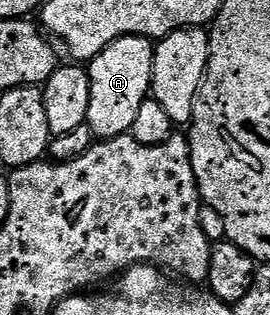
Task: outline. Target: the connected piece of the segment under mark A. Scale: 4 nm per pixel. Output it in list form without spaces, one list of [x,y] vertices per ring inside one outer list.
[[[126,36],[109,42],[109,46],[101,50],[101,54],[97,54],[90,60],[87,73],[91,79],[91,89],[89,90],[89,114],[86,125],[96,141],[112,140],[130,133],[133,121],[137,119],[137,114],[141,111],[141,102],[145,102],[151,96],[154,57],[155,44],[152,41],[146,40],[144,36]]]

